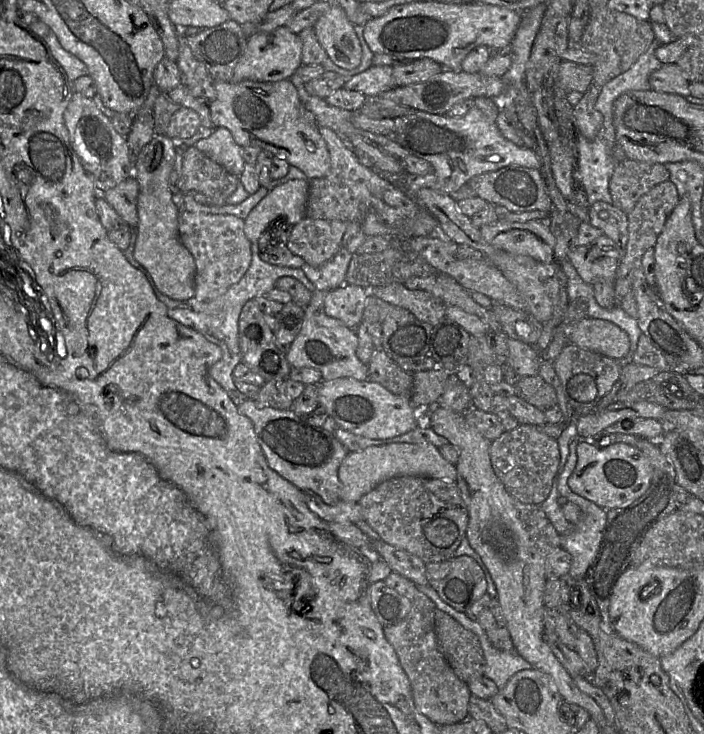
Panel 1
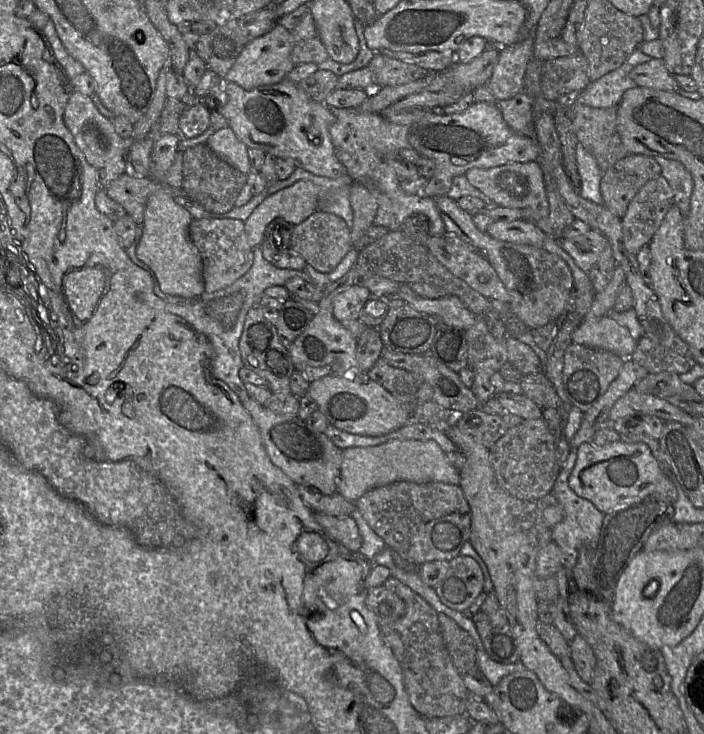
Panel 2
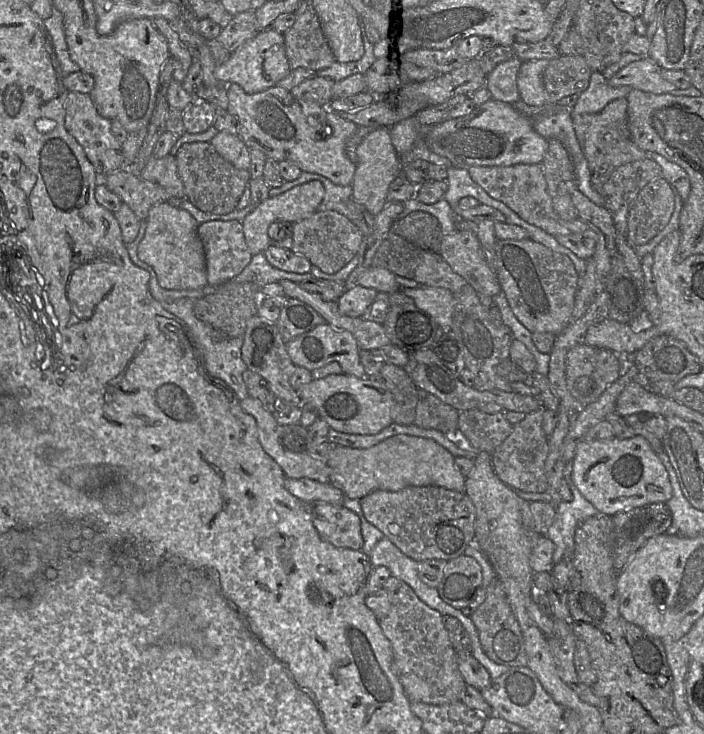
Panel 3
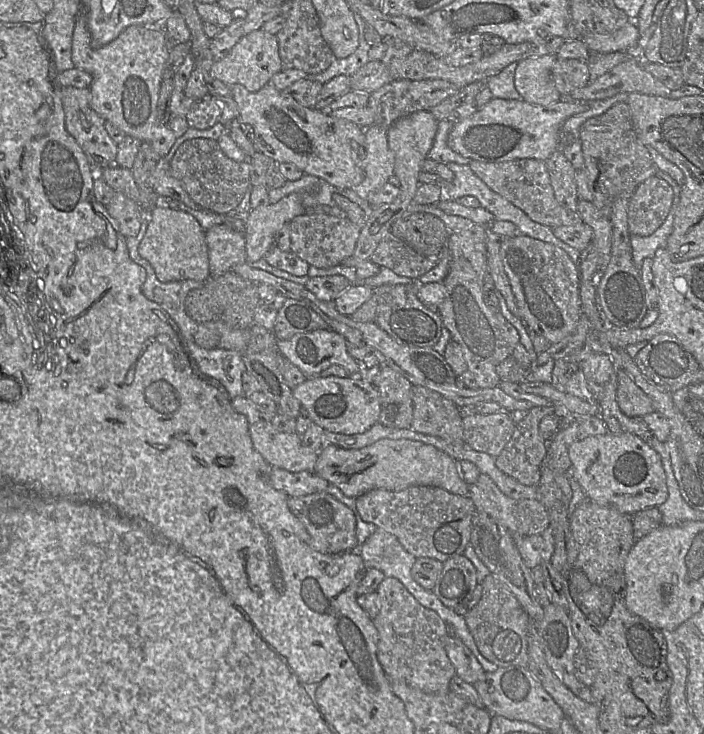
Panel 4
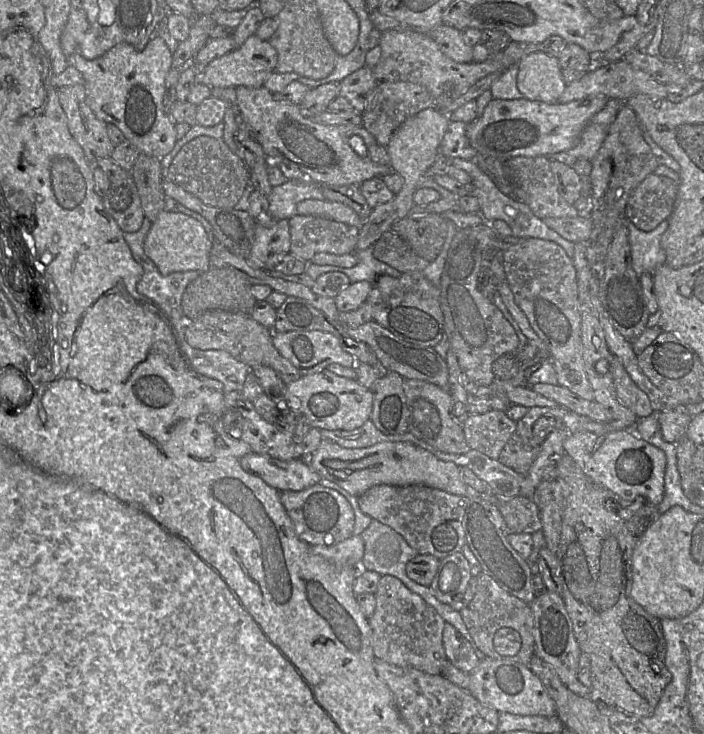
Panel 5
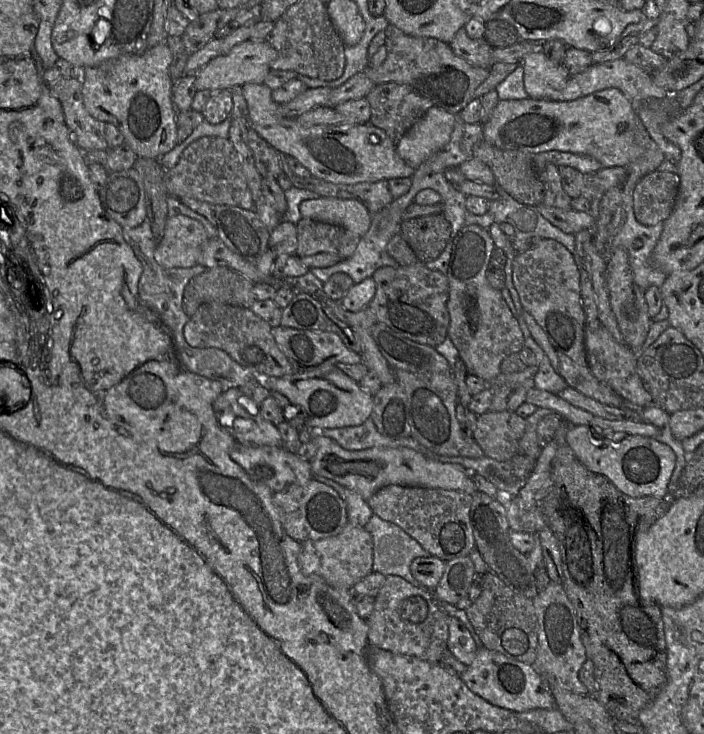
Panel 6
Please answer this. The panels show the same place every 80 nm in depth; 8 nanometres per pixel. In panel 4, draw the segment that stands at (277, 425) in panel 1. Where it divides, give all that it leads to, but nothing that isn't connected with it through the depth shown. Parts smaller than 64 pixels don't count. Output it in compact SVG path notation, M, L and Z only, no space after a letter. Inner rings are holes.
M245 396L232 398L231 403L237 412L247 417L253 446L272 467L281 468L293 473L301 471L315 473L314 468L319 452L315 452L303 446L302 438L299 434L296 432L285 433L277 431L272 426L271 421L261 417L253 402Z

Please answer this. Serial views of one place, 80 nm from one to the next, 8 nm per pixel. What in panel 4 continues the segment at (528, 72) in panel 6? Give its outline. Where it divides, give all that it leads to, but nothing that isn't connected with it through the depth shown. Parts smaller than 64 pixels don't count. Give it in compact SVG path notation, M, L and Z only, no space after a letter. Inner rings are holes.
M557 54L528 58L518 63L515 87L528 103L549 106L561 100L561 94L551 77Z

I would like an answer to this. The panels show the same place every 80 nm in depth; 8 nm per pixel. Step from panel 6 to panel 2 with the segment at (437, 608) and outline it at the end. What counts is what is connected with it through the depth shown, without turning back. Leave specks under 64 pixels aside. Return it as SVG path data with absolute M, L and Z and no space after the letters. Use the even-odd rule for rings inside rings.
M392 576L382 585L405 603L403 616L393 623L381 626L380 631L402 669L411 705L424 718L466 714L469 691L444 645L437 611L407 585Z

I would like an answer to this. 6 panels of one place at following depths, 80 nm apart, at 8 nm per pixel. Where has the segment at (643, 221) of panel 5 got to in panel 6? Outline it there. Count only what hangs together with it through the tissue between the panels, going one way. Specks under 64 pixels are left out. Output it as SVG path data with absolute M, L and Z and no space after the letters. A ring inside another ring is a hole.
M656 170L644 176L634 190L634 214L639 223L654 226L671 215L678 196L678 173Z

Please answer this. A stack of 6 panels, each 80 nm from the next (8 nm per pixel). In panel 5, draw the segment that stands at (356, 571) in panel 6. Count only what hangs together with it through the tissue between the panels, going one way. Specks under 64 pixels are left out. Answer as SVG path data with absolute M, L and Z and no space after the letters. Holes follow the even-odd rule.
M351 535L347 539L331 546L310 545L313 554L323 557L337 565L360 567L364 554L361 535Z

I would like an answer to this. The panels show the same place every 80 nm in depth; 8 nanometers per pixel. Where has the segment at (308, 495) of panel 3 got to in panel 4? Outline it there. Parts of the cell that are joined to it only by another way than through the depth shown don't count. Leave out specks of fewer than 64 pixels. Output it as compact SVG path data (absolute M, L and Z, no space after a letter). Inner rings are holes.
M272 467L267 477L268 483L289 497L301 497L317 492L326 492L329 482L316 473L301 471L289 472Z

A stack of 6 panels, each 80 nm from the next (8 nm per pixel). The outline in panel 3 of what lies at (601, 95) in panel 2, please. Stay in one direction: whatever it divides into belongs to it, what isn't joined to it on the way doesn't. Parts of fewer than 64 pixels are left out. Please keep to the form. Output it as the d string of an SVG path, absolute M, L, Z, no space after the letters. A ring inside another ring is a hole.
M625 52L619 61L608 66L603 71L592 72L589 86L579 94L577 103L571 109L571 117L573 118L580 114L598 113L610 102L619 98L626 98L632 91L632 87L612 87L608 81L626 65L644 58L645 56L640 54Z

